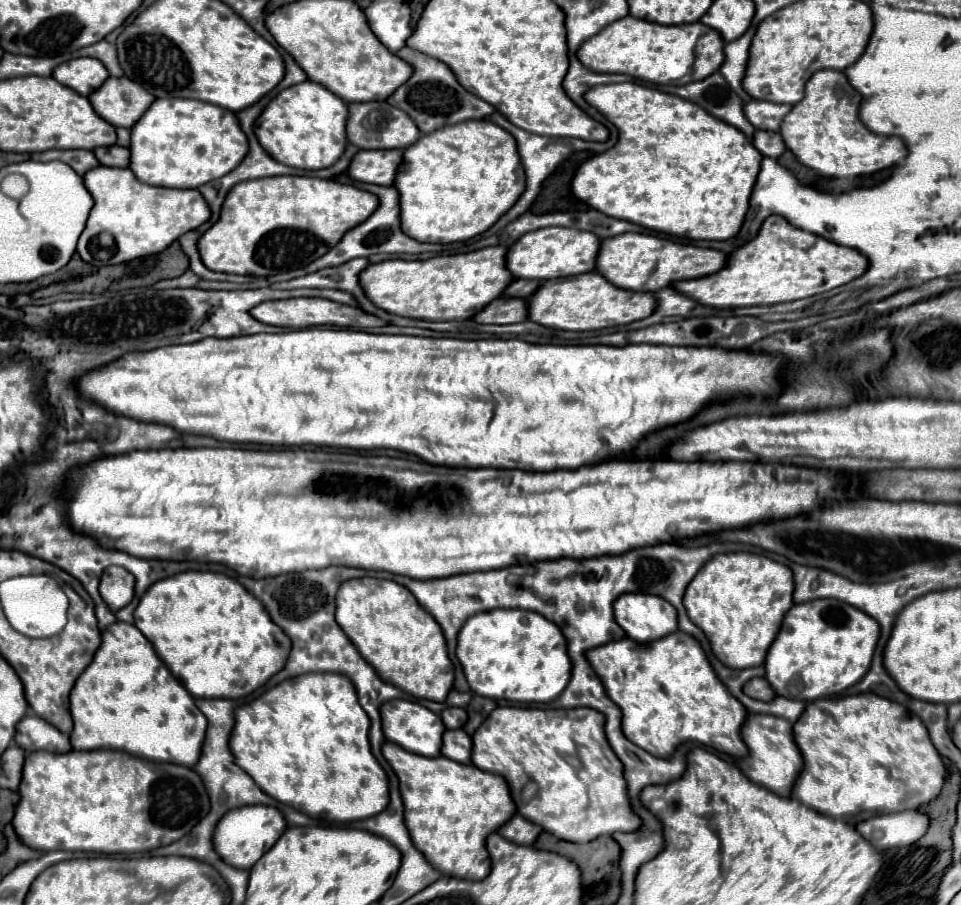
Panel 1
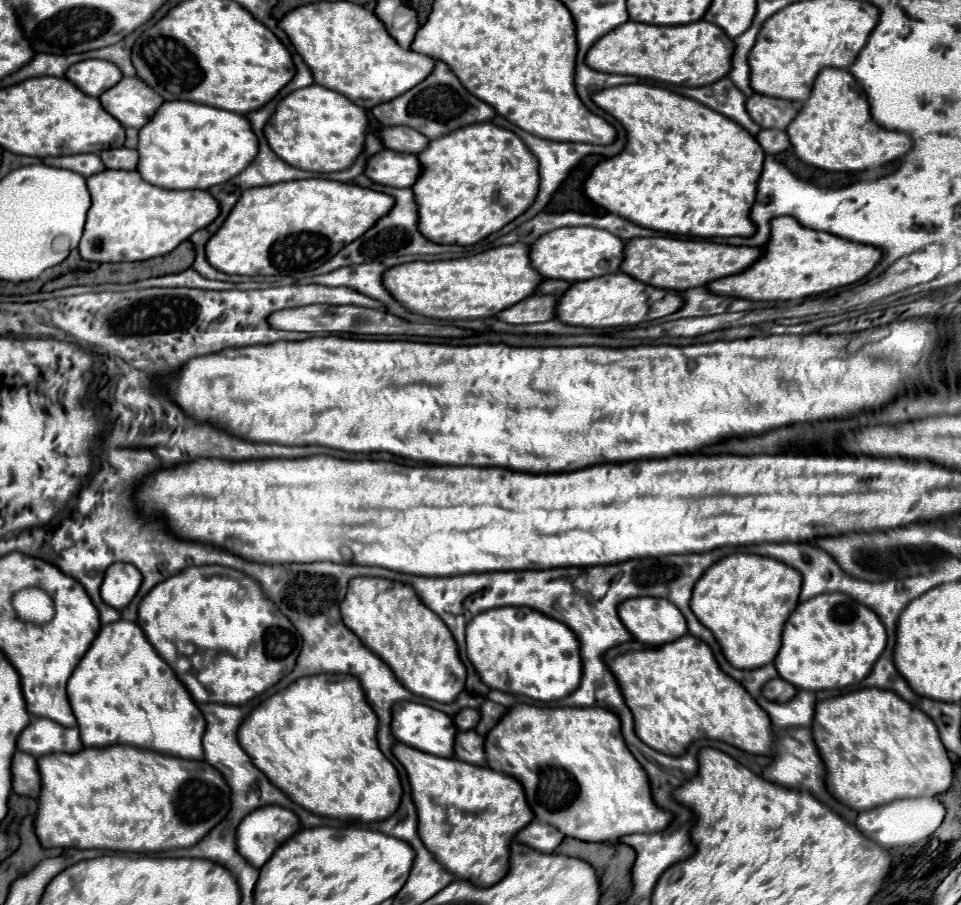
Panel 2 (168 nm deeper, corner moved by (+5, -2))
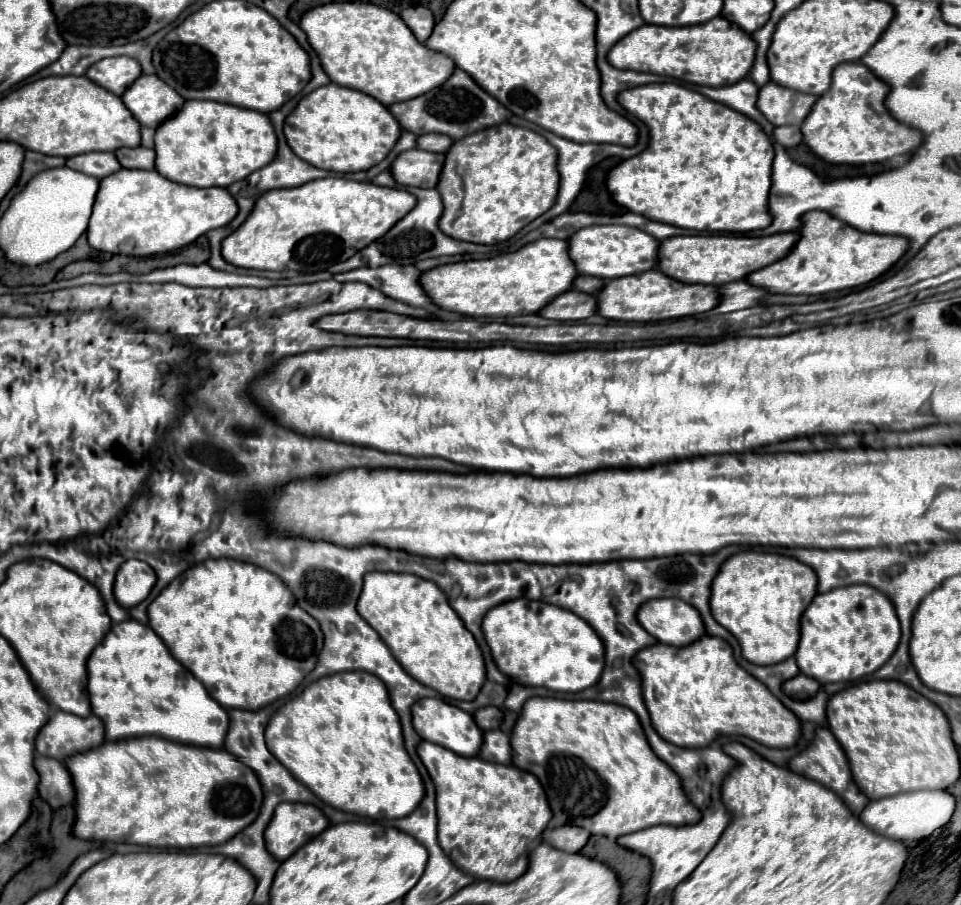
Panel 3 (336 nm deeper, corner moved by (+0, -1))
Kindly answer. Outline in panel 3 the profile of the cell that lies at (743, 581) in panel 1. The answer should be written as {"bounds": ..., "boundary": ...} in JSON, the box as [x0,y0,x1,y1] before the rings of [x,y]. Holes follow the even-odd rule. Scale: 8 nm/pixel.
{"bounds":[711,550,817,666],"boundary":[[[745,550],[727,558],[715,576],[711,586],[711,612],[715,620],[739,640],[745,660],[751,664],[769,666],[795,654],[801,638],[801,614],[811,604],[813,596],[817,596],[817,574],[811,566],[783,554]]]}

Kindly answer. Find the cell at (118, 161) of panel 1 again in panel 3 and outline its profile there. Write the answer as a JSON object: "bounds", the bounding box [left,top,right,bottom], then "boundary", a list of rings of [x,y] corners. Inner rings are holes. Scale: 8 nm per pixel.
{"bounds":[115,146,155,170],"boundary":[[[137,146],[137,148],[119,148],[115,152],[117,160],[123,168],[141,168],[141,170],[153,170],[155,168],[155,150]]]}

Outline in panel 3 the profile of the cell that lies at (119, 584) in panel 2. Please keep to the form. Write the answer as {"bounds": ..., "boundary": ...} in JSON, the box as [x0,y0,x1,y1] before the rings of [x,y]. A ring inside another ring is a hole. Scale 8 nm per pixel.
{"bounds":[113,560,157,608],"boundary":[[[127,560],[117,572],[113,592],[123,608],[133,608],[149,596],[155,582],[157,576],[149,564],[141,560]]]}

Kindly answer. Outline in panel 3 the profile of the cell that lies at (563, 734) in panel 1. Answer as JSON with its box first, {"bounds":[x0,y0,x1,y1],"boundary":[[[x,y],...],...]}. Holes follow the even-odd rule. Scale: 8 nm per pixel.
{"bounds":[511,698,701,838],"boundary":[[[529,698],[511,734],[513,766],[535,774],[547,792],[555,824],[571,824],[591,834],[619,838],[657,824],[695,824],[701,812],[687,798],[681,778],[651,750],[637,714],[625,706],[595,700]]]}

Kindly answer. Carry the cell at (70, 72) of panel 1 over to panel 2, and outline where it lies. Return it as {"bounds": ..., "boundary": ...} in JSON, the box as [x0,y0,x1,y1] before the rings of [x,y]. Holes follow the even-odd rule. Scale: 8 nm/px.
{"bounds":[66,59,122,97],"boundary":[[[88,59],[88,61],[80,61],[74,63],[68,71],[66,71],[66,79],[72,81],[80,91],[84,91],[90,97],[100,97],[106,89],[114,87],[120,79],[122,73],[120,69],[110,63],[110,61],[102,61],[102,59]]]}

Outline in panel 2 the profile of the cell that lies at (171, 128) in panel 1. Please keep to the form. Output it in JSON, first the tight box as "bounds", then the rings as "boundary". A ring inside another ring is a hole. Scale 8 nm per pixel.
{"bounds":[140,101,258,189],"boundary":[[[164,101],[160,111],[140,129],[140,177],[162,189],[208,189],[238,175],[258,153],[258,139],[244,115],[202,103]]]}

